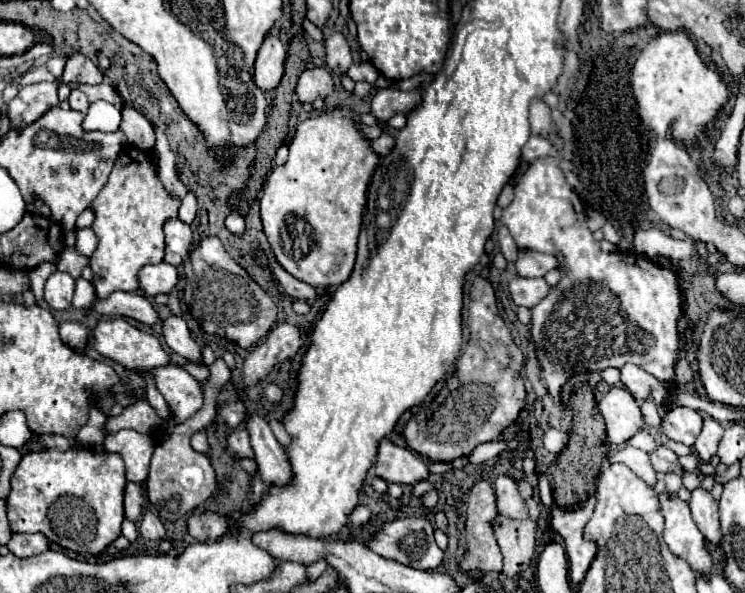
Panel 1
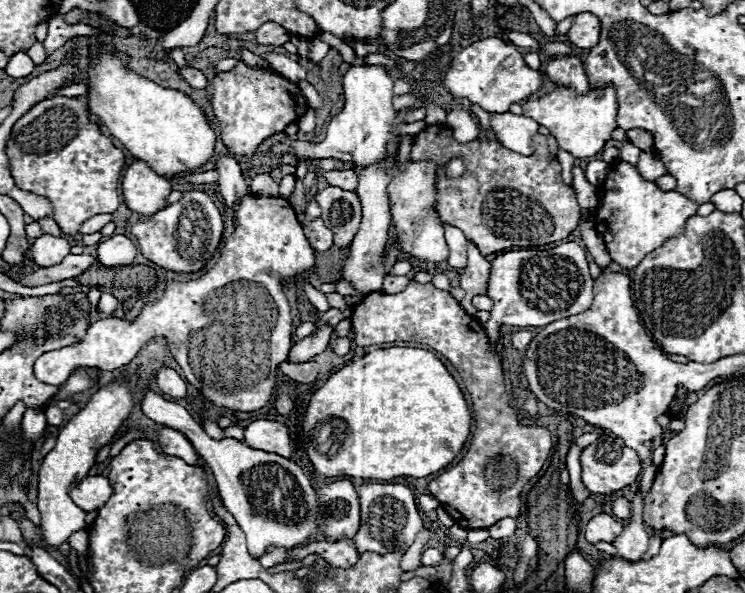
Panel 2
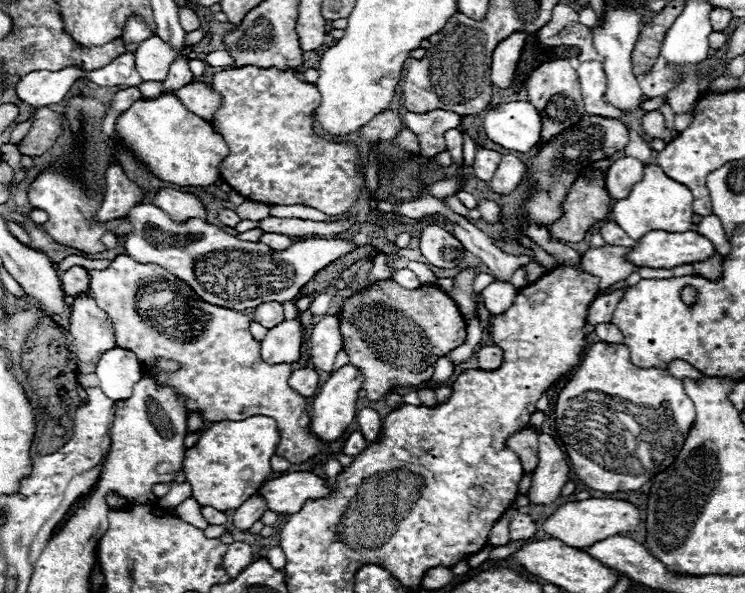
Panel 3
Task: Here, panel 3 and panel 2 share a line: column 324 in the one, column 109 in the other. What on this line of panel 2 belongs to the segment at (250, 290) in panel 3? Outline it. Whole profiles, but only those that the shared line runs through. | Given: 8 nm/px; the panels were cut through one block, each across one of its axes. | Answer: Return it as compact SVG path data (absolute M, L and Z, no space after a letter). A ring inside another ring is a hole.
M112 236L98 244L98 260L106 266L132 264L136 258L136 246L126 236Z

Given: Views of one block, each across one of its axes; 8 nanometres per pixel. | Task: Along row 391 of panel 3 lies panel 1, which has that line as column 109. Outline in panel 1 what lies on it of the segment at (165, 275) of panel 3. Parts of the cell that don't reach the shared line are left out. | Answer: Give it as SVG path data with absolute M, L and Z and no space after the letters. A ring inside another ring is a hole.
M126 146L110 172L102 192L92 200L92 230L98 236L98 248L92 254L90 268L94 272L94 288L98 298L110 292L132 292L138 288L138 270L146 264L158 264L164 258L164 224L178 216L182 200L172 196L156 170L152 154L136 146Z

